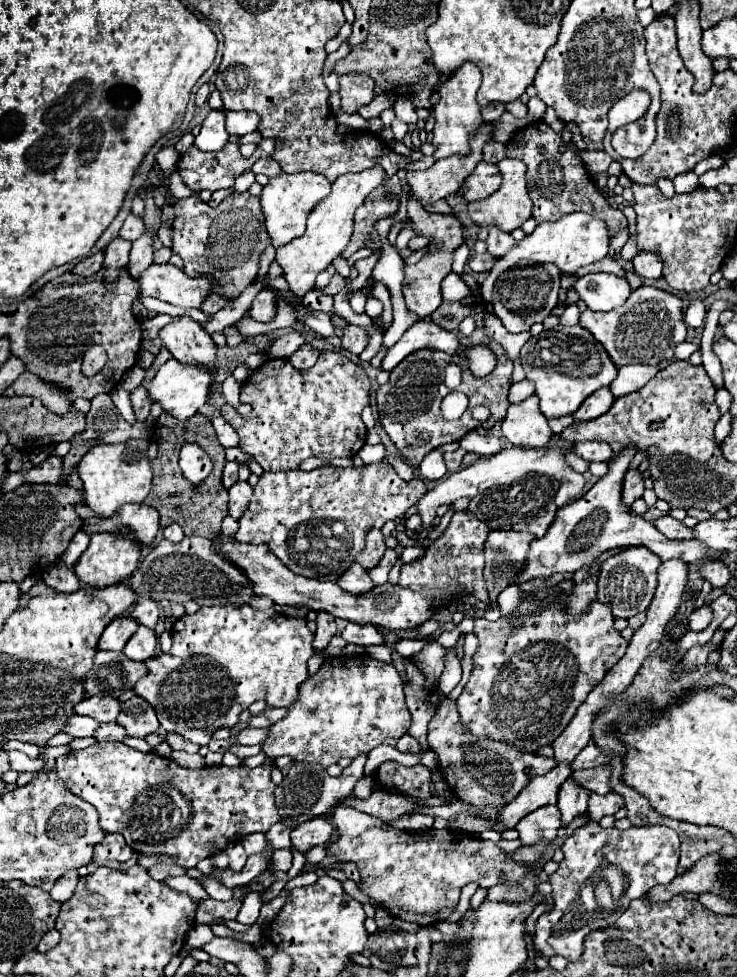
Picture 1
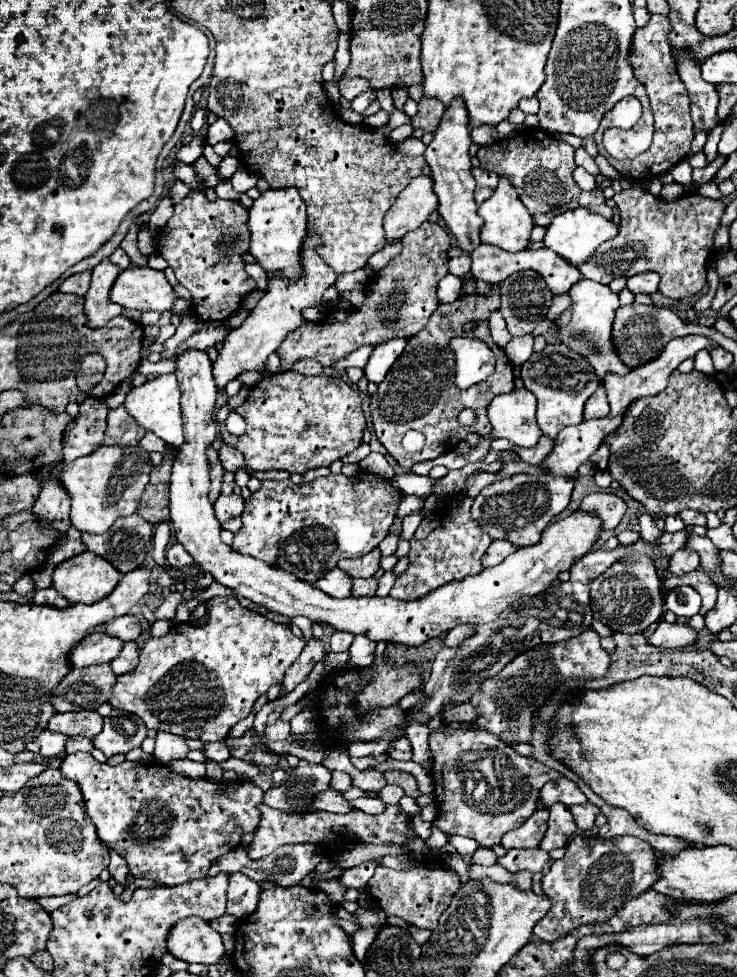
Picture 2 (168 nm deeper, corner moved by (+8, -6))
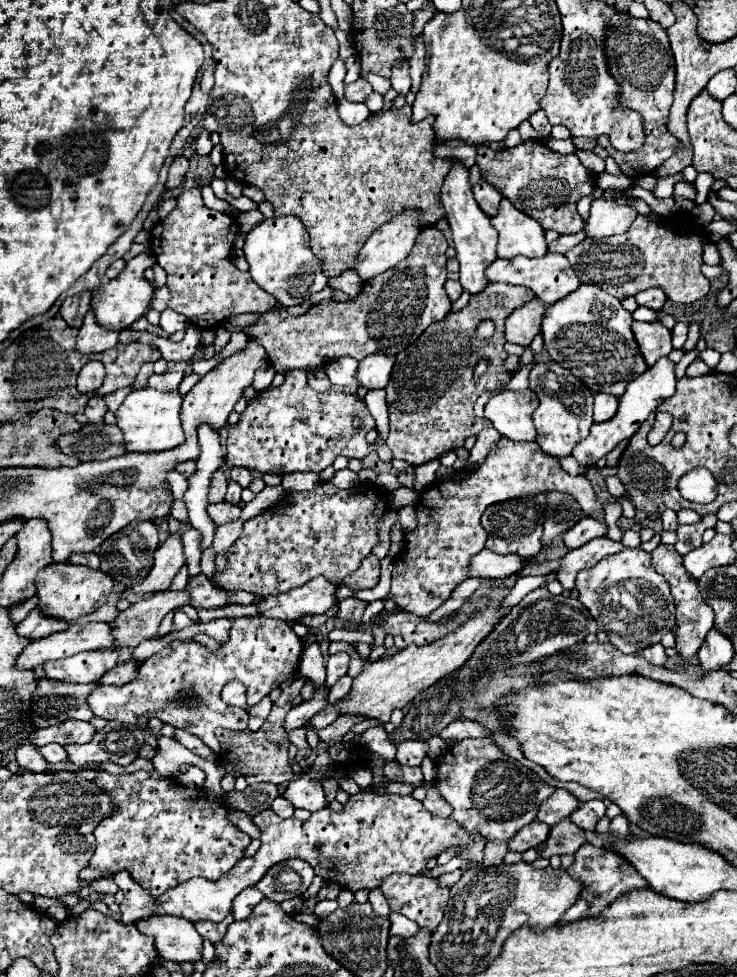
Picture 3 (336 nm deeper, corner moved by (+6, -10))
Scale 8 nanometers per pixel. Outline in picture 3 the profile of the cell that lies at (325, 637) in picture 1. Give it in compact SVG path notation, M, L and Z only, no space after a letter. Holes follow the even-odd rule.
M300 676L286 688L282 688L280 698L272 704L272 712L266 720L266 724L256 730L256 732L236 732L236 730L224 730L218 728L218 740L220 740L220 756L218 756L218 764L224 766L228 770L228 774L232 776L246 776L248 784L252 782L272 782L272 784L284 784L290 782L294 778L294 772L290 768L288 762L288 734L282 728L284 716L286 712L292 708L292 700L300 694L302 686L306 684L306 676Z

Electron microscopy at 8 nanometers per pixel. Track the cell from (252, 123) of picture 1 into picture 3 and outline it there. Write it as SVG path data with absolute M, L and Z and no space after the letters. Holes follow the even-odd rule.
M200 130L196 138L196 154L208 154L212 150L212 140L208 138L208 130Z

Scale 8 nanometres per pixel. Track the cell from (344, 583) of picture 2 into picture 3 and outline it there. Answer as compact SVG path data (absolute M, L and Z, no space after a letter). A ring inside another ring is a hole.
M324 576L310 580L298 588L292 588L284 594L266 596L258 602L260 614L276 620L298 620L304 614L324 614L338 604L336 598L338 584L332 584Z

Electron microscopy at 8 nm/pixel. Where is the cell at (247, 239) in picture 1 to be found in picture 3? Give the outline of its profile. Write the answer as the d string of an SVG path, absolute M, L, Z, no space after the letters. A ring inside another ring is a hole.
M200 190L182 192L178 196L178 206L164 220L160 220L150 232L150 248L156 256L156 262L168 274L168 286L170 286L170 292L172 292L170 308L184 314L194 326L198 326L202 330L216 328L216 326L224 324L230 316L238 316L238 314L244 314L244 312L266 312L270 306L278 304L274 300L274 296L264 292L260 286L256 286L250 280L248 274L240 272L234 266L230 252L232 252L232 246L234 246L236 234L238 234L236 220L230 214L206 208L206 204L202 202Z

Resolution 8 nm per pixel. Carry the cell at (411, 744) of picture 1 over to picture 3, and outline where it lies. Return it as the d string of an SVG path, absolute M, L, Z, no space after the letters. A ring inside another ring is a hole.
M406 740L404 744L398 744L396 750L396 760L404 766L420 766L420 762L424 760L428 752L428 744L426 742L418 742L418 740Z

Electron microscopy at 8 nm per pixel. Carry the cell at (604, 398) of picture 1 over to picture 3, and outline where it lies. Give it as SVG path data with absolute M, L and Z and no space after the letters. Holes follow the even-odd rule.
M594 394L594 422L604 422L610 420L616 414L616 404L618 398L612 394Z

